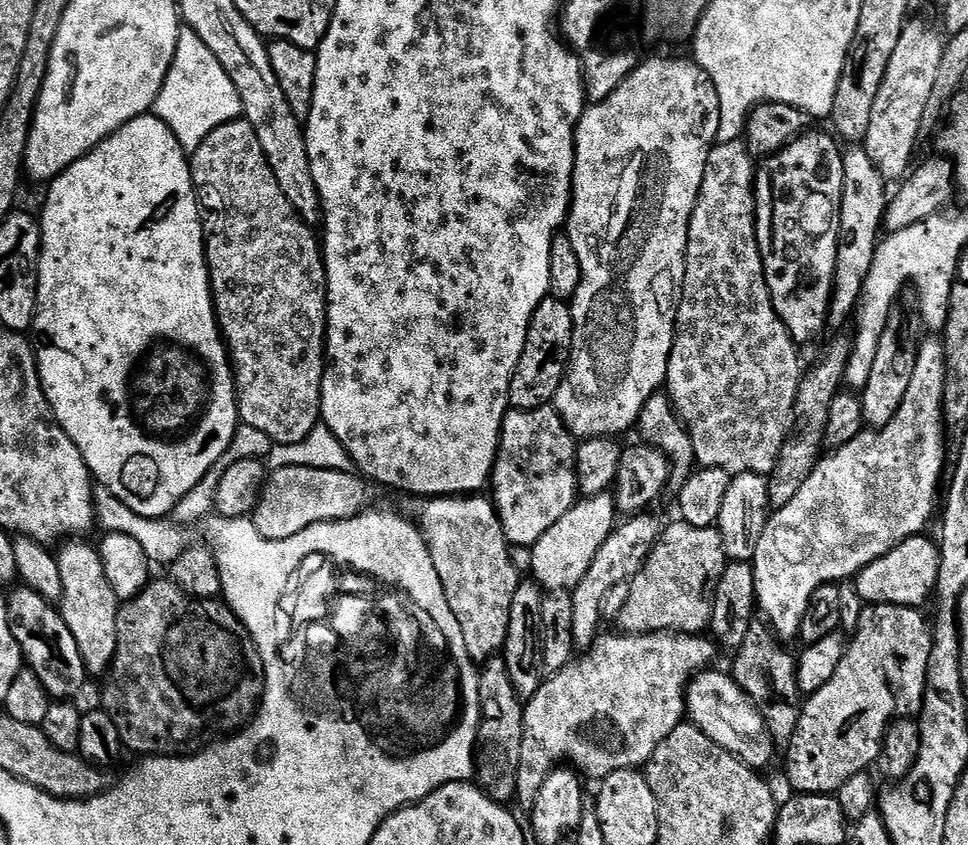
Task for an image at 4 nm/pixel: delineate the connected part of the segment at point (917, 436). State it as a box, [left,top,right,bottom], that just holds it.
[754,338,947,641]

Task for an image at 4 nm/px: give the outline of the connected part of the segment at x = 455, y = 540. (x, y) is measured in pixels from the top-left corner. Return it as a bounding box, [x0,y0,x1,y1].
[415,494,522,662]

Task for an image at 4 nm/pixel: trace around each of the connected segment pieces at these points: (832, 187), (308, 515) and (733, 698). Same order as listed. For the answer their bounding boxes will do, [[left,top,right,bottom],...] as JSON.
[[756,130,844,346],[250,464,372,540],[686,671,774,770]]

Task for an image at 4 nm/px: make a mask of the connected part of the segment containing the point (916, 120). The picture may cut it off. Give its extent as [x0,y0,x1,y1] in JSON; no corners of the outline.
[862,18,946,183]

